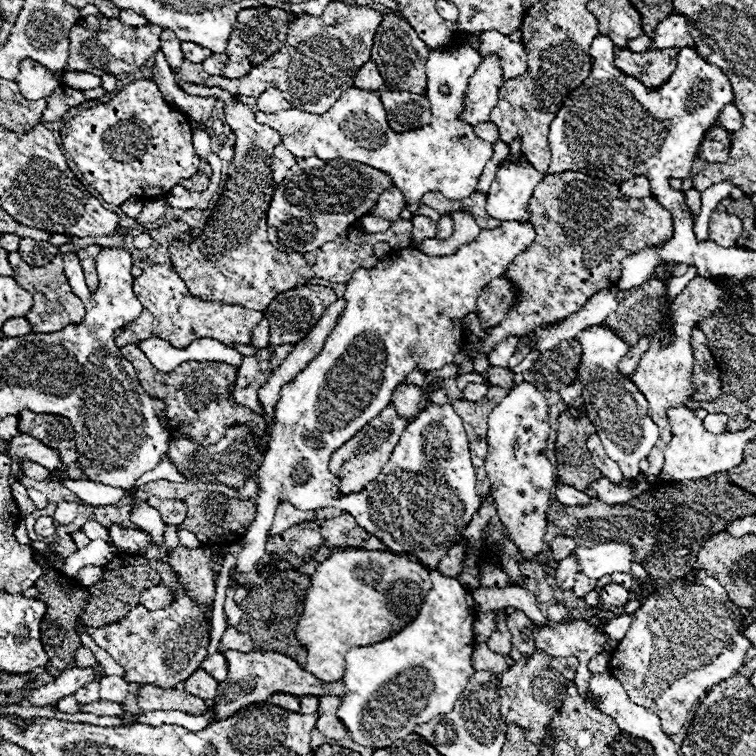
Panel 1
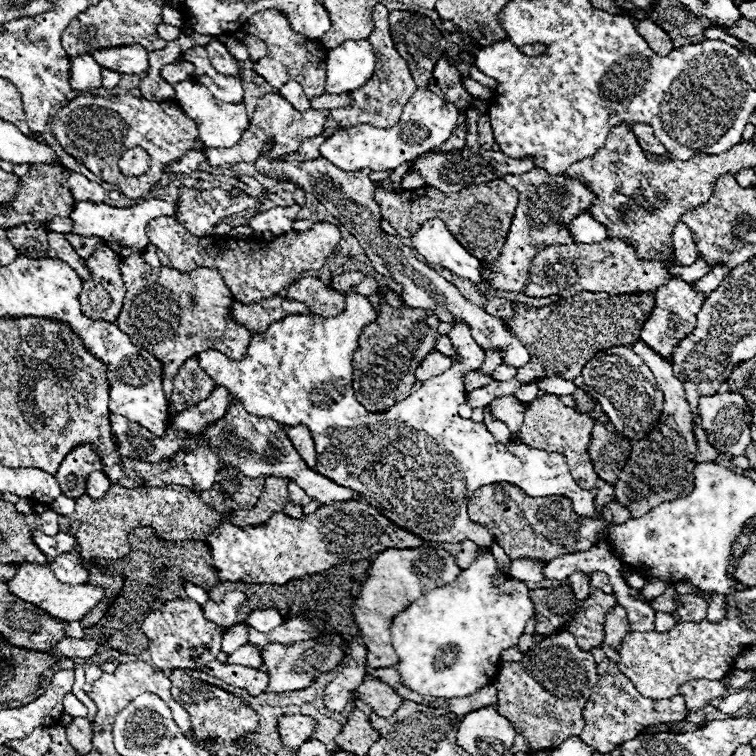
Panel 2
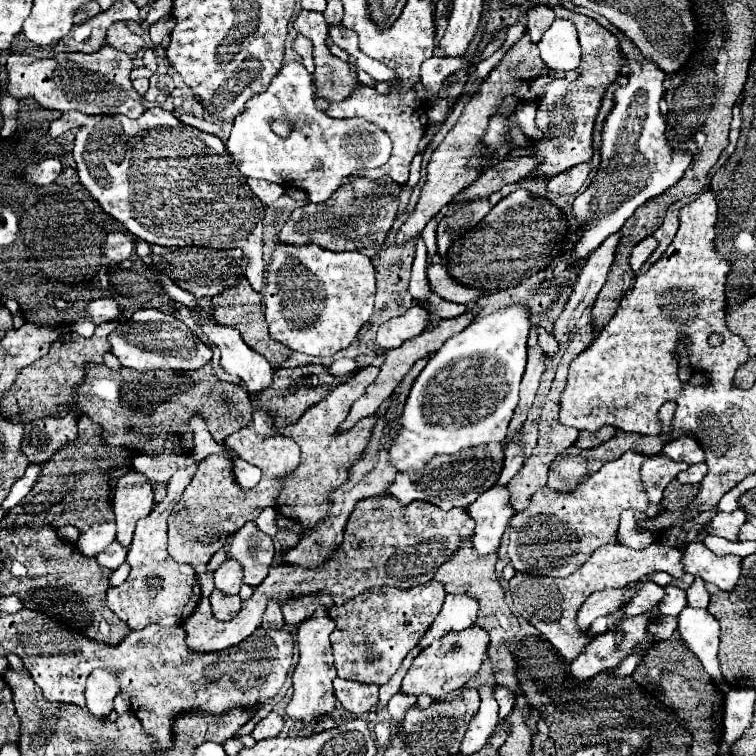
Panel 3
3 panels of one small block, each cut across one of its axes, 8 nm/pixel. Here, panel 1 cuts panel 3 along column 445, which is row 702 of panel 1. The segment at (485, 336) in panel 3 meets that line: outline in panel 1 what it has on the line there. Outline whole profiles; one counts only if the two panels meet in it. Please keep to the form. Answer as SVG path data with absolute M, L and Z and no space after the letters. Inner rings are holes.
M430 572L432 590L428 592L418 616L396 636L376 642L372 646L354 646L346 654L346 696L338 708L338 718L348 728L354 742L362 746L388 748L394 740L408 736L418 724L428 722L438 714L448 714L454 708L454 702L464 692L470 676L476 672L472 668L474 652L474 618L476 604L470 590L466 590L456 578L442 576L440 572Z

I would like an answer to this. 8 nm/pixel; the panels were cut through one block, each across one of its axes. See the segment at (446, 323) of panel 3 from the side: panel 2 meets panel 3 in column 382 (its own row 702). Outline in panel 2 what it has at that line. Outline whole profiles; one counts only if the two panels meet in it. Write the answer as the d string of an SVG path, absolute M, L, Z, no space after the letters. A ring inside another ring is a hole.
M364 680L360 688L350 692L350 698L366 702L370 710L382 718L392 716L392 712L396 712L398 706L404 702L404 698L400 698L388 684L380 680Z

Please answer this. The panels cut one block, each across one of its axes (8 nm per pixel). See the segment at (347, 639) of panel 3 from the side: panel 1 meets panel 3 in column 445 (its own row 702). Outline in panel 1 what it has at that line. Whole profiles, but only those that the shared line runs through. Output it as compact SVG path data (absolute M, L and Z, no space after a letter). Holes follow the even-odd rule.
M572 620L558 624L556 628L536 628L536 648L548 652L550 656L576 656L579 660L579 673L574 683L584 696L596 706L596 698L590 694L588 660L594 658L608 646L610 638L604 636L596 626L586 620Z

